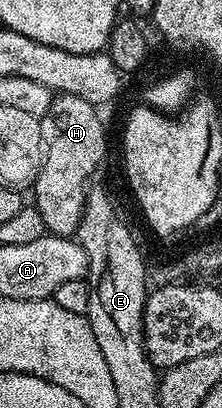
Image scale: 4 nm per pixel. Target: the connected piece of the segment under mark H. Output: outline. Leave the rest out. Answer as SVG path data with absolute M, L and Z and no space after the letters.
M57 94L50 110L43 115L41 123L41 167L31 187L32 205L36 206L43 224L50 235L59 238L73 238L81 226L81 213L85 207L87 185L85 181L97 170L97 165L105 158L105 126L97 115L98 107L74 94Z

